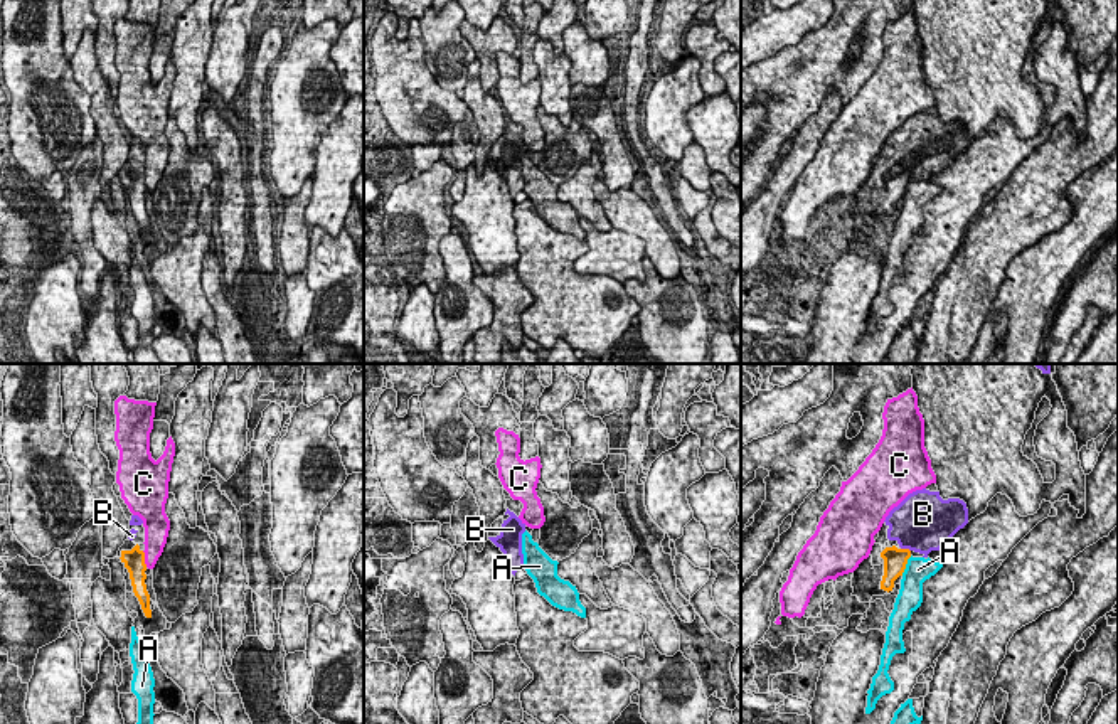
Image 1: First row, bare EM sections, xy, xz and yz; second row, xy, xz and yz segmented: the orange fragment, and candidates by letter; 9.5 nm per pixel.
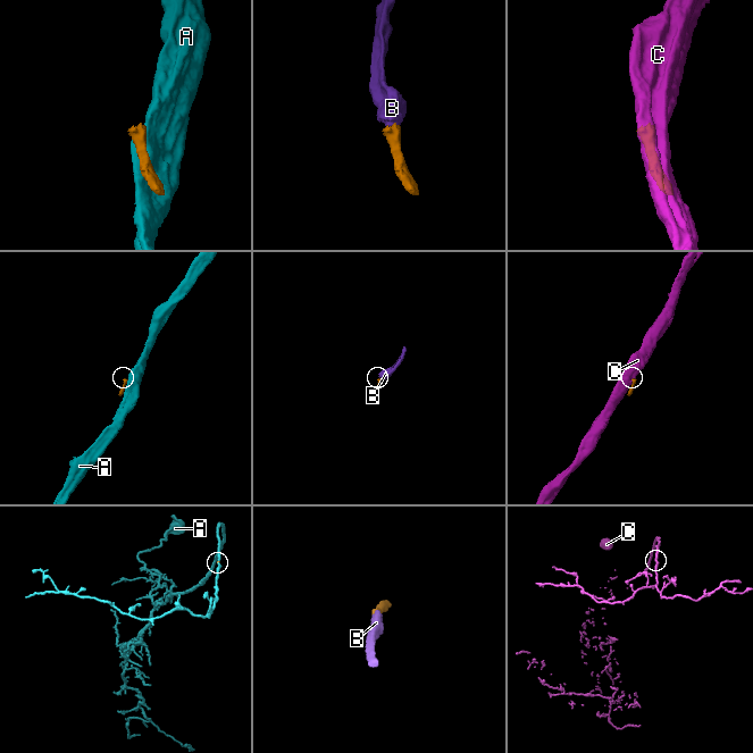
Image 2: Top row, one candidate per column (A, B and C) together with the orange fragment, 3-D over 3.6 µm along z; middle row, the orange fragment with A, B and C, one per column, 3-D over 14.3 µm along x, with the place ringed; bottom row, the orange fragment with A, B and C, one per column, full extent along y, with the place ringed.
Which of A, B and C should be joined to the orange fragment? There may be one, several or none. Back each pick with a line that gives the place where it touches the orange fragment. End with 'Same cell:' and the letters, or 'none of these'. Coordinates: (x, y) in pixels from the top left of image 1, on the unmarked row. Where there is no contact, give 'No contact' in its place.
B: Touches orange at yz (906, 172)
Same cell: B

